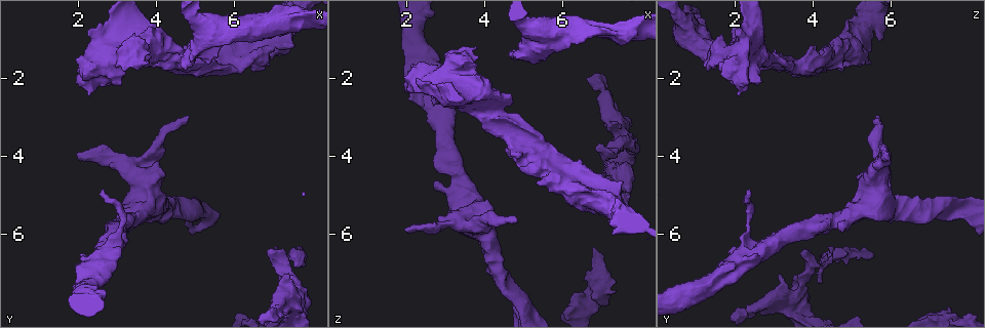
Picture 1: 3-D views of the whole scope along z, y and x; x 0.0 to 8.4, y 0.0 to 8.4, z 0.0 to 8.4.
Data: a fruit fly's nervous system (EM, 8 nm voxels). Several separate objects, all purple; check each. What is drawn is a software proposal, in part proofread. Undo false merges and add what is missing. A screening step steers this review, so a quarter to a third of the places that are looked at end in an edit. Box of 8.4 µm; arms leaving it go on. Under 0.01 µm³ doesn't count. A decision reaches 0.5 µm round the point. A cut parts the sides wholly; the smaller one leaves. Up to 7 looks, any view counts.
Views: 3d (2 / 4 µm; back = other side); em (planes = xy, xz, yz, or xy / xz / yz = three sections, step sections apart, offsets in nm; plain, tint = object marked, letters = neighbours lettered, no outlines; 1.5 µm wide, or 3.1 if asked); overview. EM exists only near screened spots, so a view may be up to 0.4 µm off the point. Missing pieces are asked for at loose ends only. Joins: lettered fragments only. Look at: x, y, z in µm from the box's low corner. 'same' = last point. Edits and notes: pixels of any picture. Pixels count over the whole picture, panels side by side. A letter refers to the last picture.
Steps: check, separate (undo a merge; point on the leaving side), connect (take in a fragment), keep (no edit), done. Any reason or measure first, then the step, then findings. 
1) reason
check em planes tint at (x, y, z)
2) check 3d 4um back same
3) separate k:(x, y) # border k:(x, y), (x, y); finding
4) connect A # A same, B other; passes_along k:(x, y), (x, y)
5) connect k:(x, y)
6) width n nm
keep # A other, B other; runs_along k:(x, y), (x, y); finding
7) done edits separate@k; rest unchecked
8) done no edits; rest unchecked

calibre changes
check em planes letters at (4.00, 3.95, 5.70)

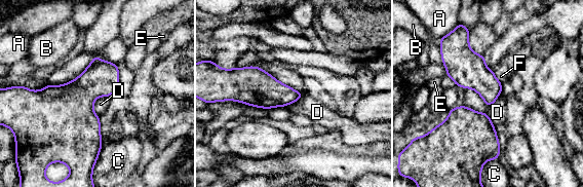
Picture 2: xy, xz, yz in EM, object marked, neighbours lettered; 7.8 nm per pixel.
width 280 nm
keep # A other, B other, C other, D other, E other, F other; border 2:(236, 67), (258, 66), (303, 96); one neuron here

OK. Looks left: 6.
an open end
check em planes letters at (4.90, 1.20, 4.00)

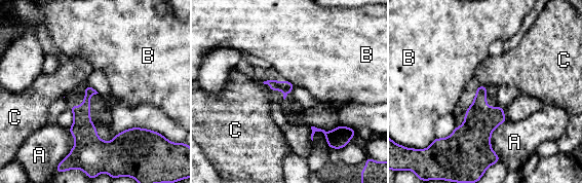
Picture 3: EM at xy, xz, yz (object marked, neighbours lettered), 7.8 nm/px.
keep # A other, B other, C other; runs_along 3:(88, 88), (84, 109), (87, 152); none of them fits

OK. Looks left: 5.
small branch off a trunk
check 3d 2um at (7.55, 7.85, 3.45)

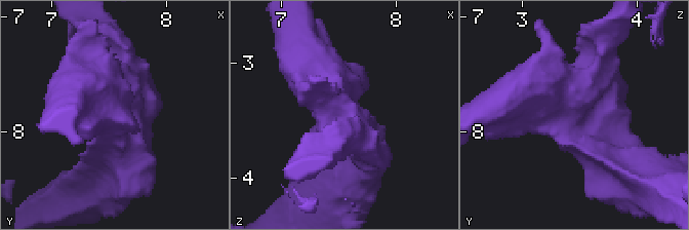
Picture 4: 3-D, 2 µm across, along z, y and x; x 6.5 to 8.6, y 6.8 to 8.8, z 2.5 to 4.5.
now the EM
check em planes tint at (7.54, 7.88, 3.42)

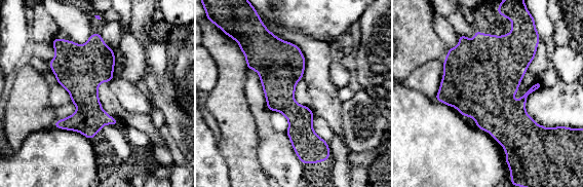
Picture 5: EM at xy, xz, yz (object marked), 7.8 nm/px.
what lies round it
check em planes letters same

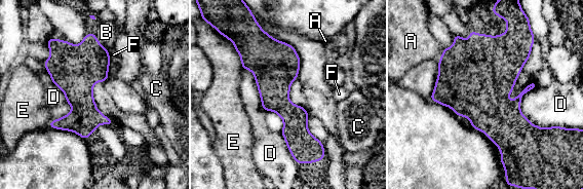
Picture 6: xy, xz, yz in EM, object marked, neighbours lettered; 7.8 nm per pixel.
keep # A other, B other, C other, D other, E other, F other; runs_along 6:(261, 36), (298, 153); continuous, no second neuron

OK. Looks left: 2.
done no edits; rest unchecked

